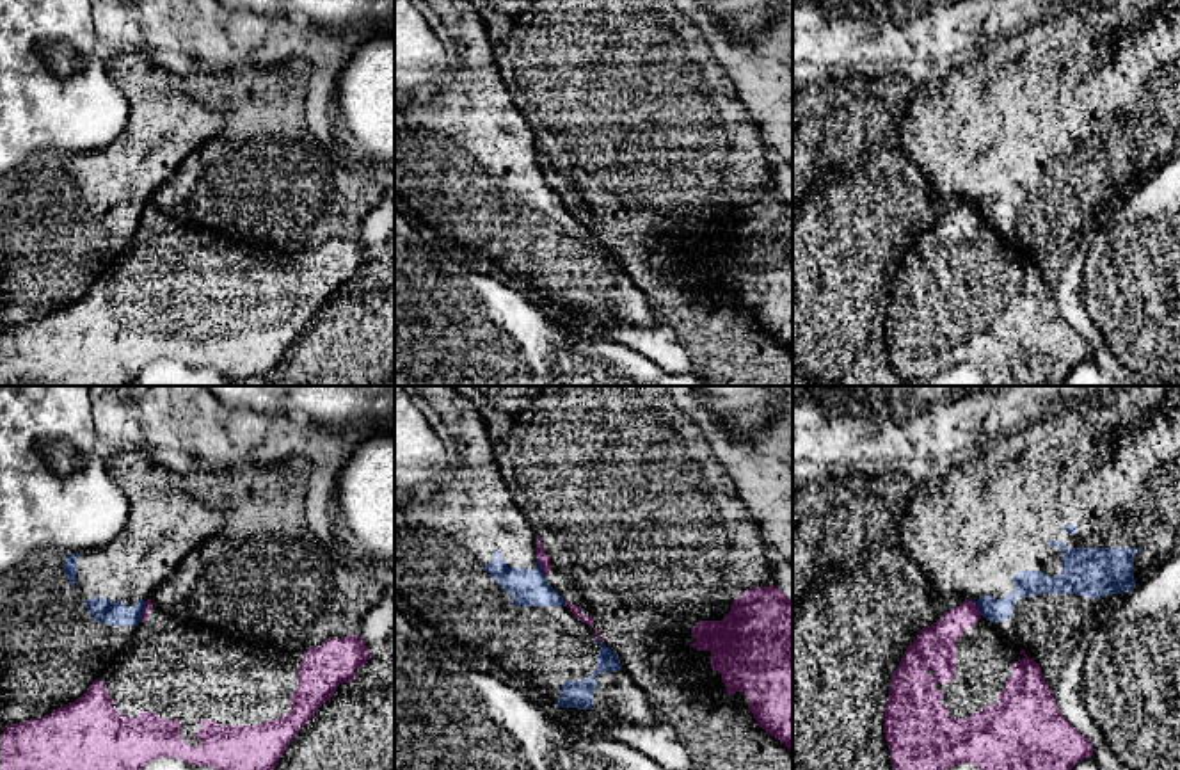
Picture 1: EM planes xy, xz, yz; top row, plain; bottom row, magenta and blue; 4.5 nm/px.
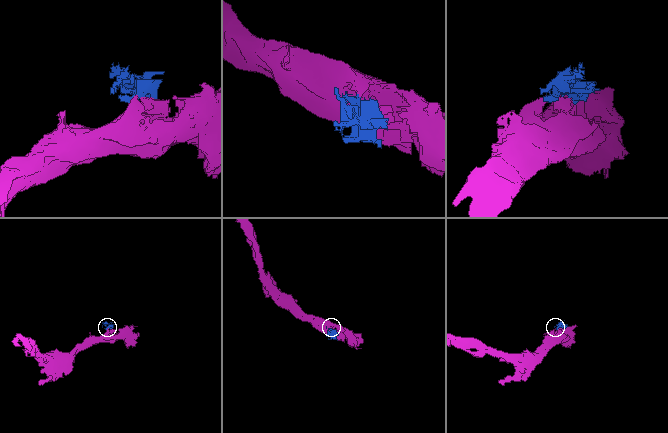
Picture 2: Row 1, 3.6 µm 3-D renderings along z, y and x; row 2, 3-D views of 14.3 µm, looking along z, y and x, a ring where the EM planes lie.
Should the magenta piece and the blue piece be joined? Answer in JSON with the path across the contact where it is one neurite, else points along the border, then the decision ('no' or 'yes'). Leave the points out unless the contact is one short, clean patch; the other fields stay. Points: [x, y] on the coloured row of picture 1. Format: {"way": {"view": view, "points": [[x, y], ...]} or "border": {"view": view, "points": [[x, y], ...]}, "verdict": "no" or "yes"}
{"border": {"view": "yz", "points": [[969, 600], [981, 614]]}, "verdict": "no"}

